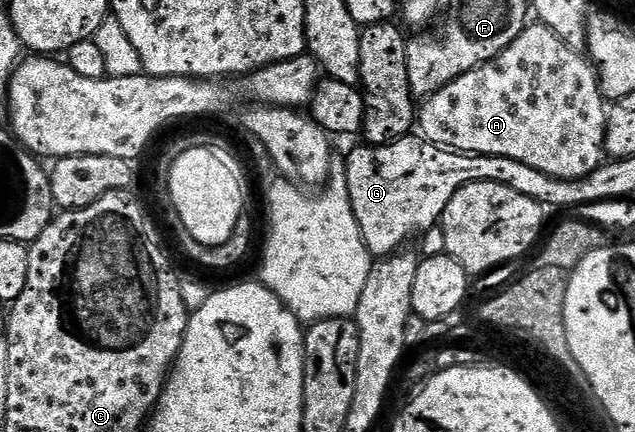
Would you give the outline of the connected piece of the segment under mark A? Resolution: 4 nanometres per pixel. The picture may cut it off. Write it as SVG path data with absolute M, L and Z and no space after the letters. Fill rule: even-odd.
M530 23L525 30L495 59L459 75L447 87L424 98L419 109L419 133L440 149L474 155L503 155L519 159L535 171L543 171L561 181L575 181L594 173L606 160L605 128L607 102L597 82L597 71L578 50L567 47L553 29Z

